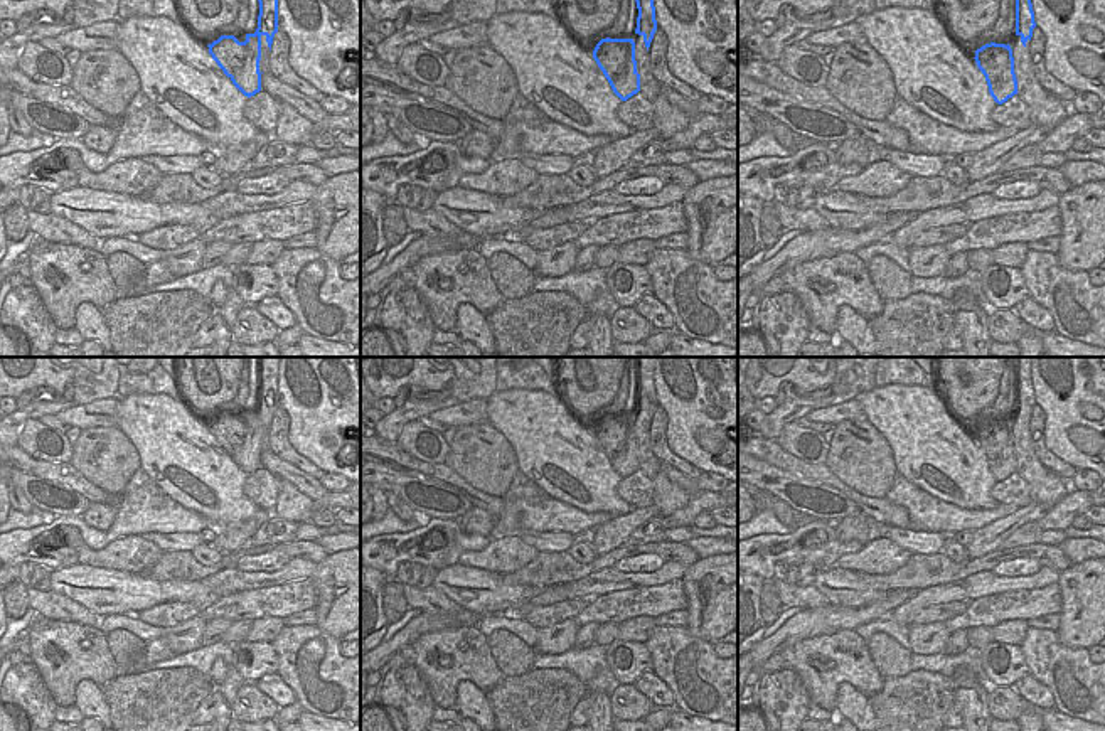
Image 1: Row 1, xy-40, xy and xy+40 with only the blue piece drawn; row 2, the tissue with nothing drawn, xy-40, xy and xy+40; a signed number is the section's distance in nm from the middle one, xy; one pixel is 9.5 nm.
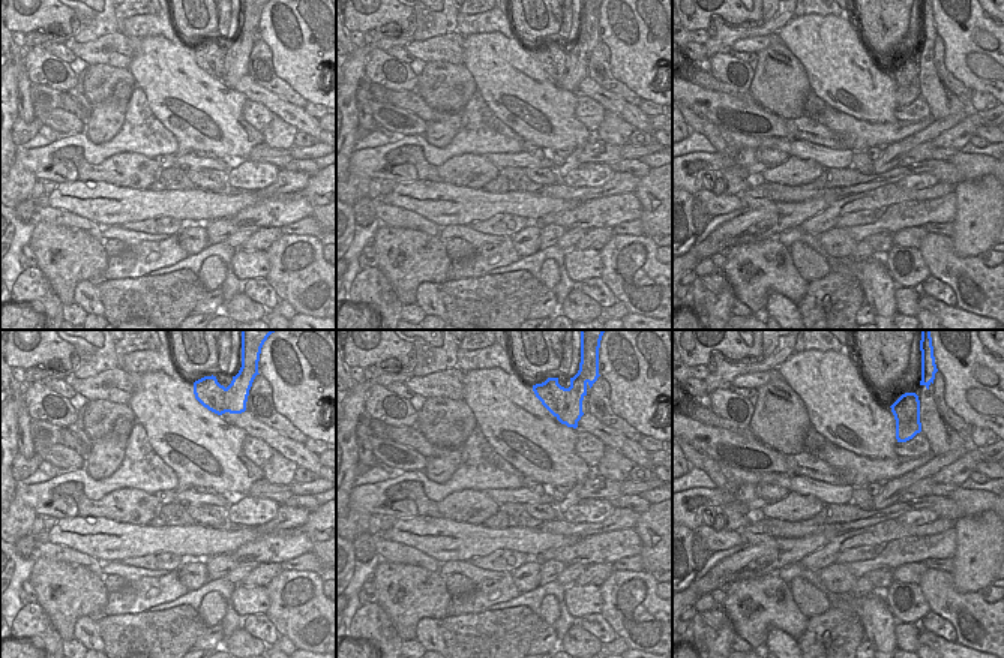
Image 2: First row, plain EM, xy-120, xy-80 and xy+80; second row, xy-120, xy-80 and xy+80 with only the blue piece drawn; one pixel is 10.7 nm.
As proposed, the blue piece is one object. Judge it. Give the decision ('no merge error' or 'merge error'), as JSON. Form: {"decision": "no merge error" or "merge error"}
{"decision": "merge error"}

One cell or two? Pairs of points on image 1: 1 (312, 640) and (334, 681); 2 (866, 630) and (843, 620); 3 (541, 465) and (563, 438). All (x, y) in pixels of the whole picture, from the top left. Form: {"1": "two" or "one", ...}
{"1": "one", "2": "two", "3": "one"}

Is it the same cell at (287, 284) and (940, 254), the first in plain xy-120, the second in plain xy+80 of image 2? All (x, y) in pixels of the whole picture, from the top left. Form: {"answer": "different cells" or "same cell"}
{"answer": "same cell"}

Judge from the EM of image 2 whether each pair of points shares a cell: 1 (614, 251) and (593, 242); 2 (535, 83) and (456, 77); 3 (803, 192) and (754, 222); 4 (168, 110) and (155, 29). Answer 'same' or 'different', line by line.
1: different
2: different
3: different
4: different

